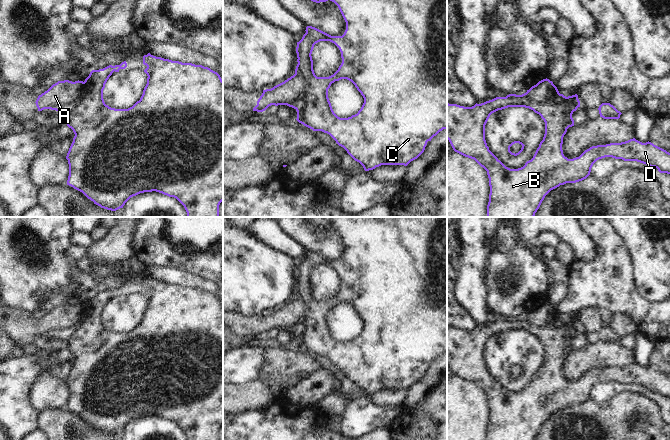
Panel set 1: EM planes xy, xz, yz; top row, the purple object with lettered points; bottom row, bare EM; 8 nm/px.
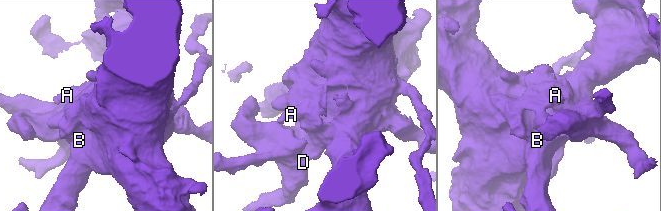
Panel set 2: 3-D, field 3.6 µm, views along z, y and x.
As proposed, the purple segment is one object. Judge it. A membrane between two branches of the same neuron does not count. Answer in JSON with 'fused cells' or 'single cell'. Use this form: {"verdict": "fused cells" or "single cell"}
{"verdict": "fused cells"}

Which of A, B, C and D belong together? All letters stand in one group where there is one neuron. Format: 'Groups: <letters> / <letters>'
Groups: A / B C D

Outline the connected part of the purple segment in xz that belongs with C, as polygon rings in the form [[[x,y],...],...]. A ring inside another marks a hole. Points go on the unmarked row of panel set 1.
[[[307,217],[308,222],[316,227],[334,226],[345,246],[346,254],[342,260],[331,260],[315,251],[307,250],[306,257],[297,266],[297,290],[295,298],[301,298],[308,308],[308,314],[302,320],[297,335],[297,345],[313,355],[322,355],[329,358],[336,367],[343,371],[347,377],[359,386],[365,395],[373,394],[381,389],[404,389],[417,383],[425,374],[428,365],[436,360],[443,353],[447,353],[447,217]],[[320,265],[330,265],[334,267],[341,276],[342,287],[338,294],[329,301],[317,301],[313,294],[312,275],[314,269]],[[341,303],[351,305],[364,322],[364,327],[357,338],[348,342],[338,341],[331,330],[328,322],[328,313],[331,308]]]

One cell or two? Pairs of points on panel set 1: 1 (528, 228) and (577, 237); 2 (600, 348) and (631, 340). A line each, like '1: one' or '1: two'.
1: one
2: two

